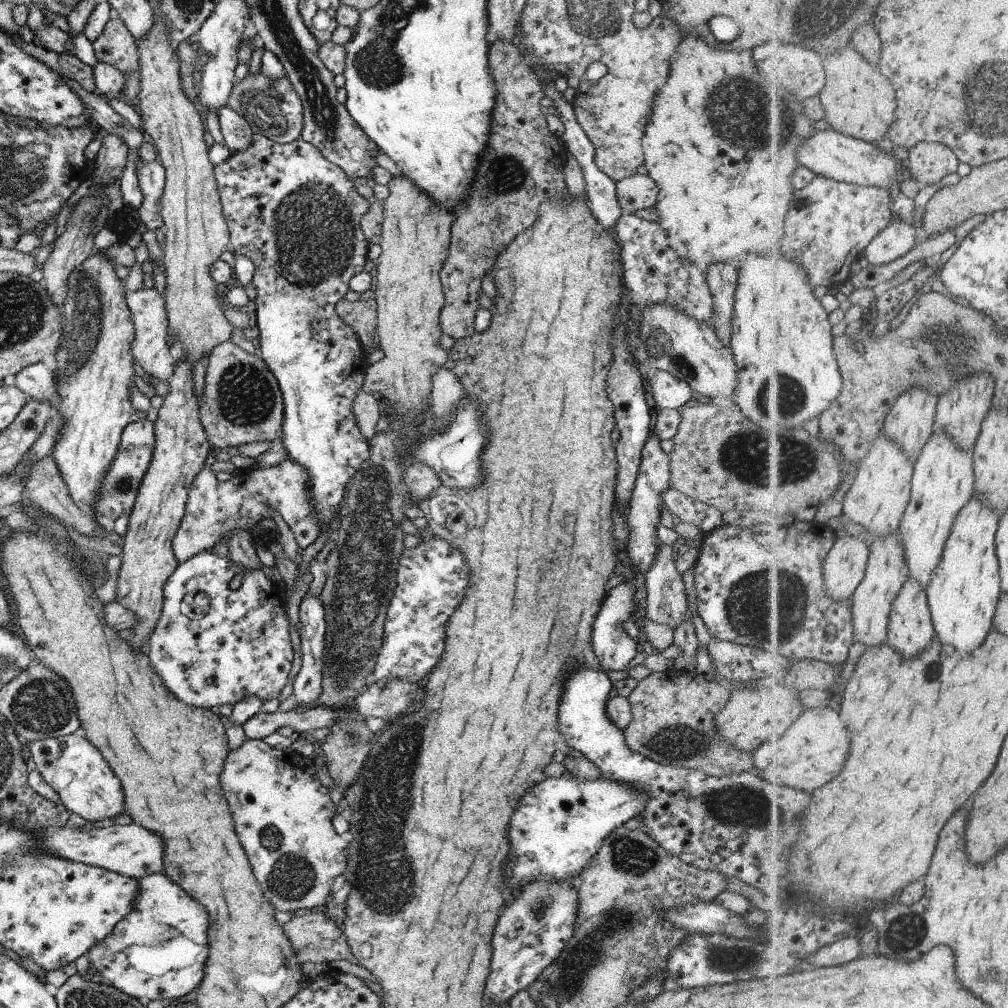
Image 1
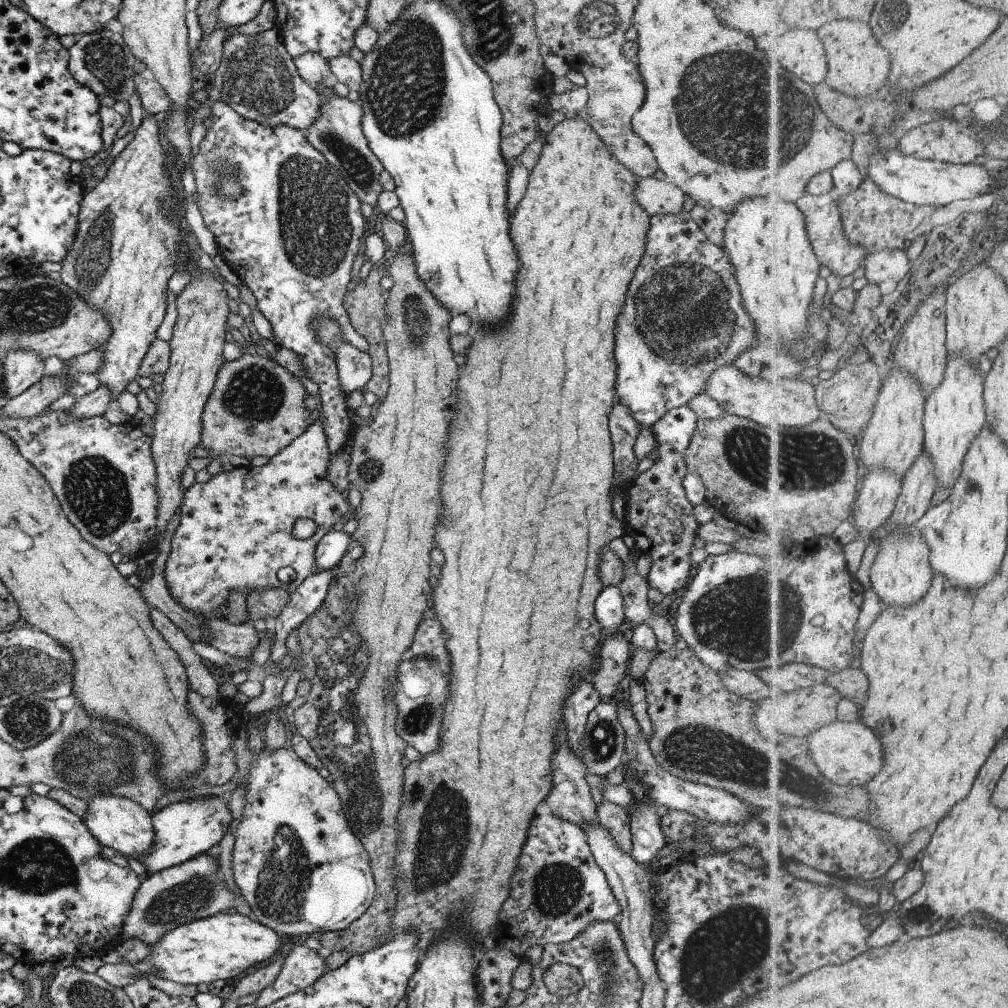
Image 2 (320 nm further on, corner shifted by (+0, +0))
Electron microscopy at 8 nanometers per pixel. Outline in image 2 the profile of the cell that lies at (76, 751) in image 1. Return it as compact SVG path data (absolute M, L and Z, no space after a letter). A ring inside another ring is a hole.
M97 792L93 797L87 798L86 805L84 818L81 820L101 846L112 848L120 855L136 860L153 846L152 817L136 802L125 797L117 797L116 794Z

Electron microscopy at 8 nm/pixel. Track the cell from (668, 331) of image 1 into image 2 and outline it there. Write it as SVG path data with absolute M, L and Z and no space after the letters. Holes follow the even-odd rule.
M729 363L717 368L708 377L704 392L710 399L713 399L720 407L725 409L725 414L745 417L764 427L797 428L810 425L816 420L823 418L823 414L821 414L819 406L817 406L816 387L809 380L802 380L801 378L771 378L763 380L747 376L735 364Z

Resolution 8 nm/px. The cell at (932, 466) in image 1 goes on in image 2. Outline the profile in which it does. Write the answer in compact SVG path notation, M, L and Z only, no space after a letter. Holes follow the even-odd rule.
M961 355L948 357L944 382L930 395L924 410L924 448L934 460L938 487L952 487L964 470L964 460L972 446L973 439L980 434L986 422L984 399L985 377L978 366Z

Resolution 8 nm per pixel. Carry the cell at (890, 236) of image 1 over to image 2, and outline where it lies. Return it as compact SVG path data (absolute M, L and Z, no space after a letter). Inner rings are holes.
M883 249L866 257L865 277L874 285L883 284L885 280L900 283L910 270L909 258L901 249Z

